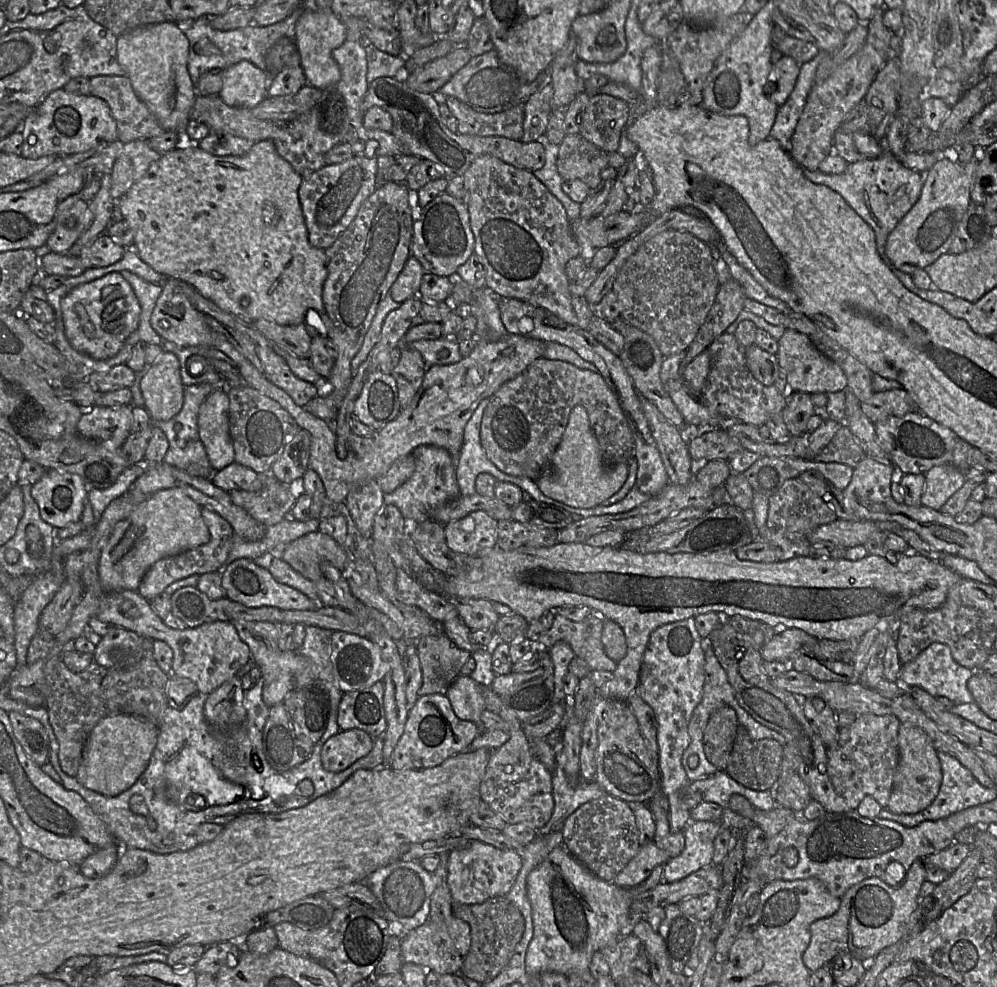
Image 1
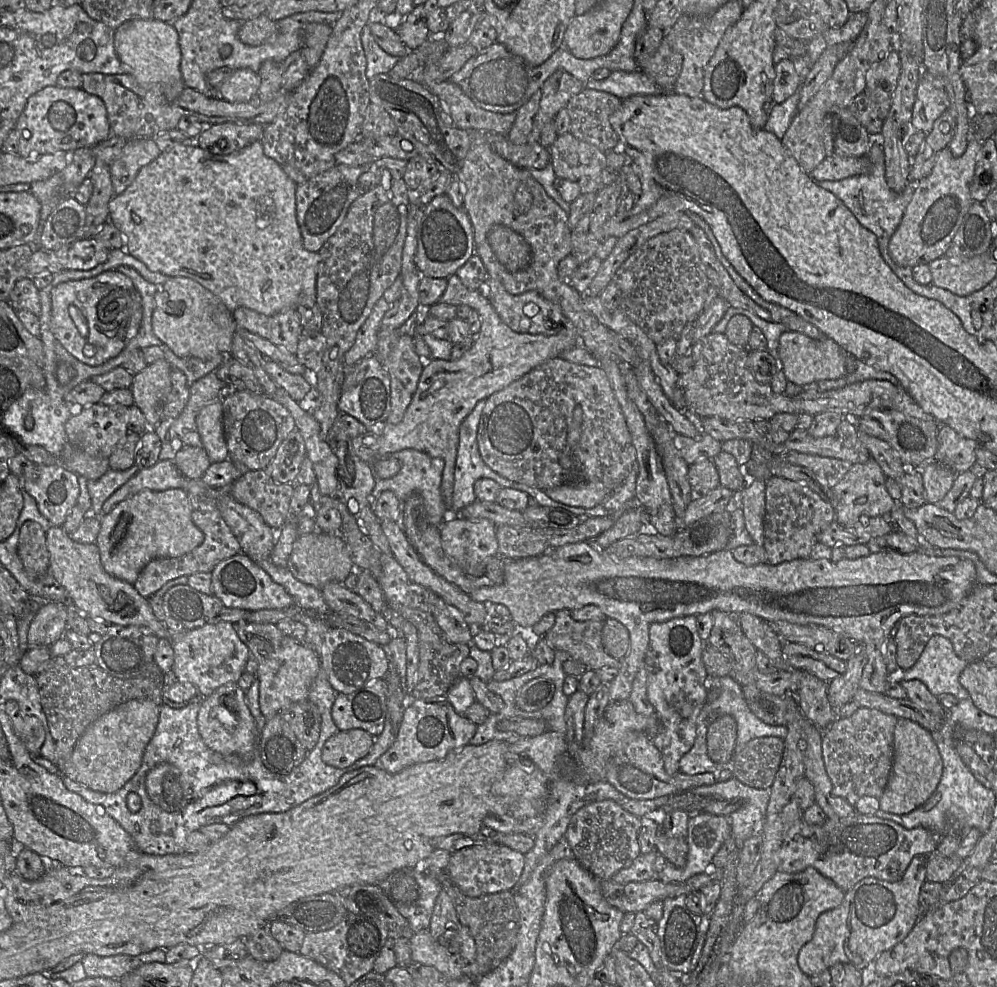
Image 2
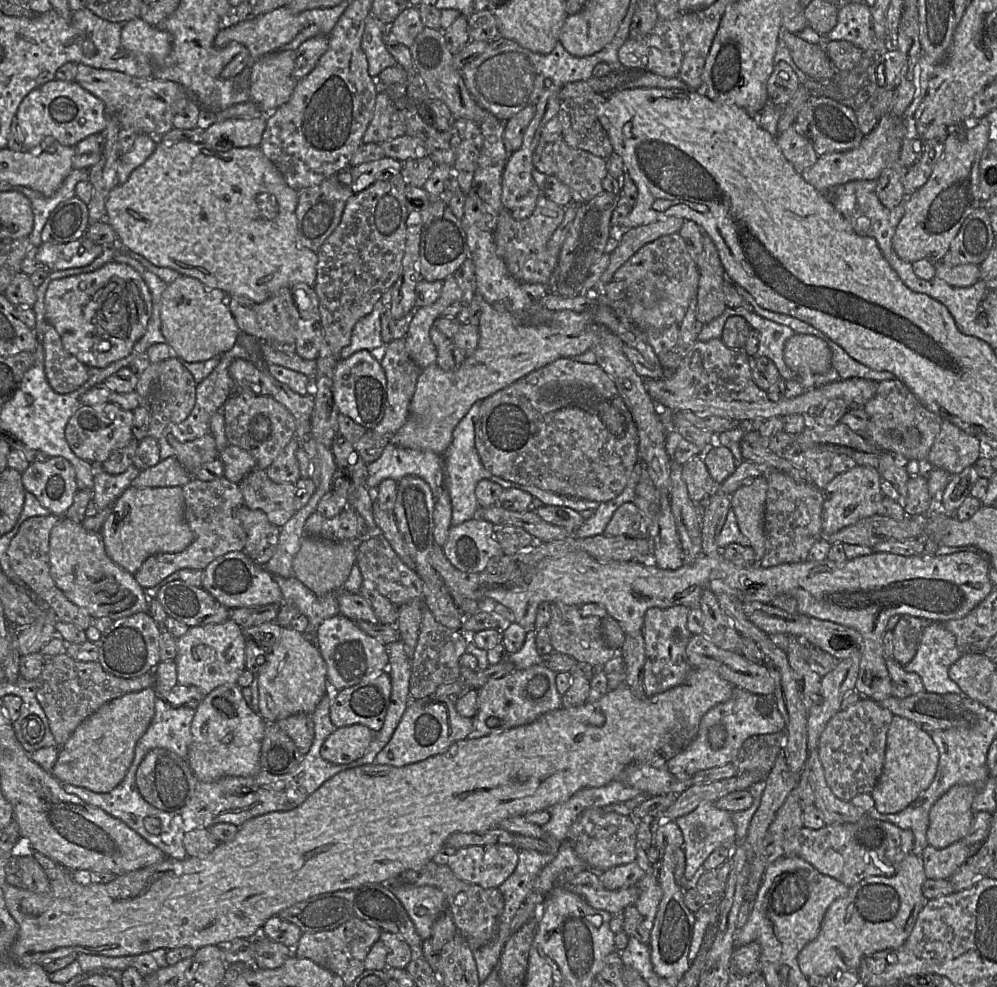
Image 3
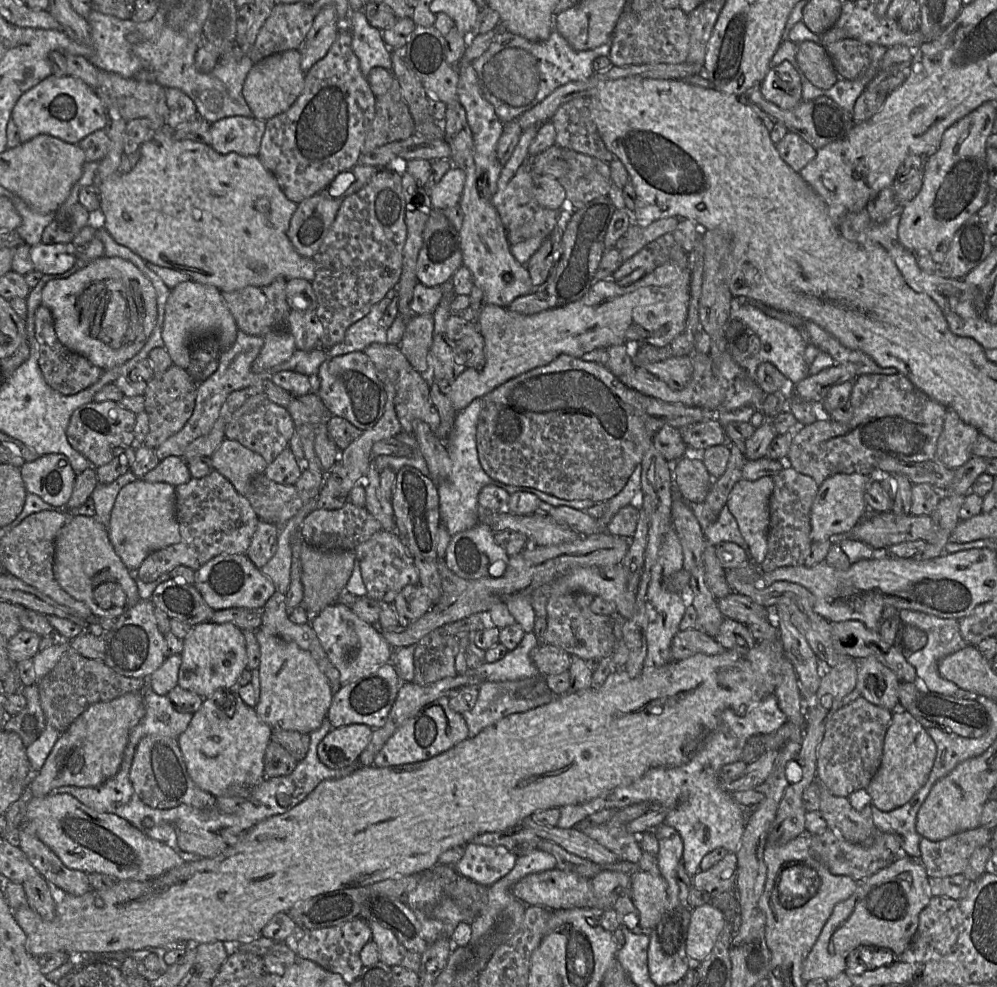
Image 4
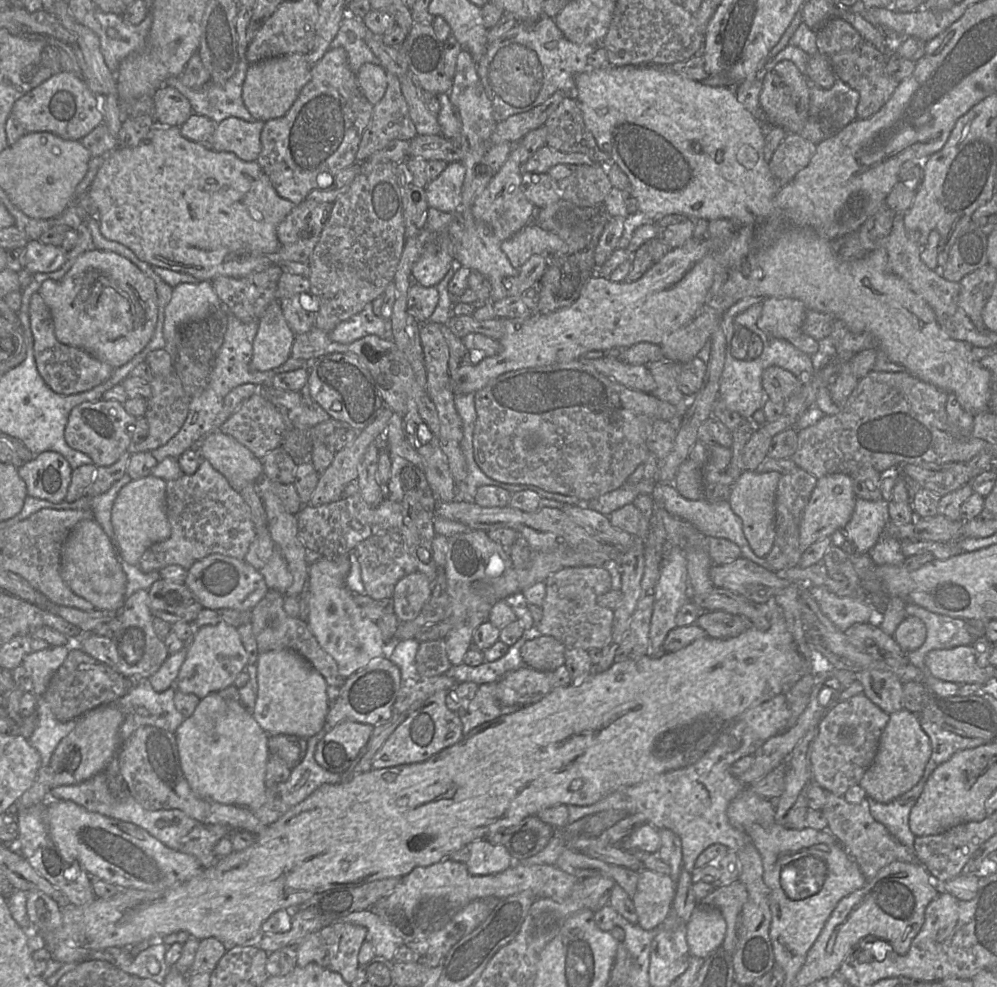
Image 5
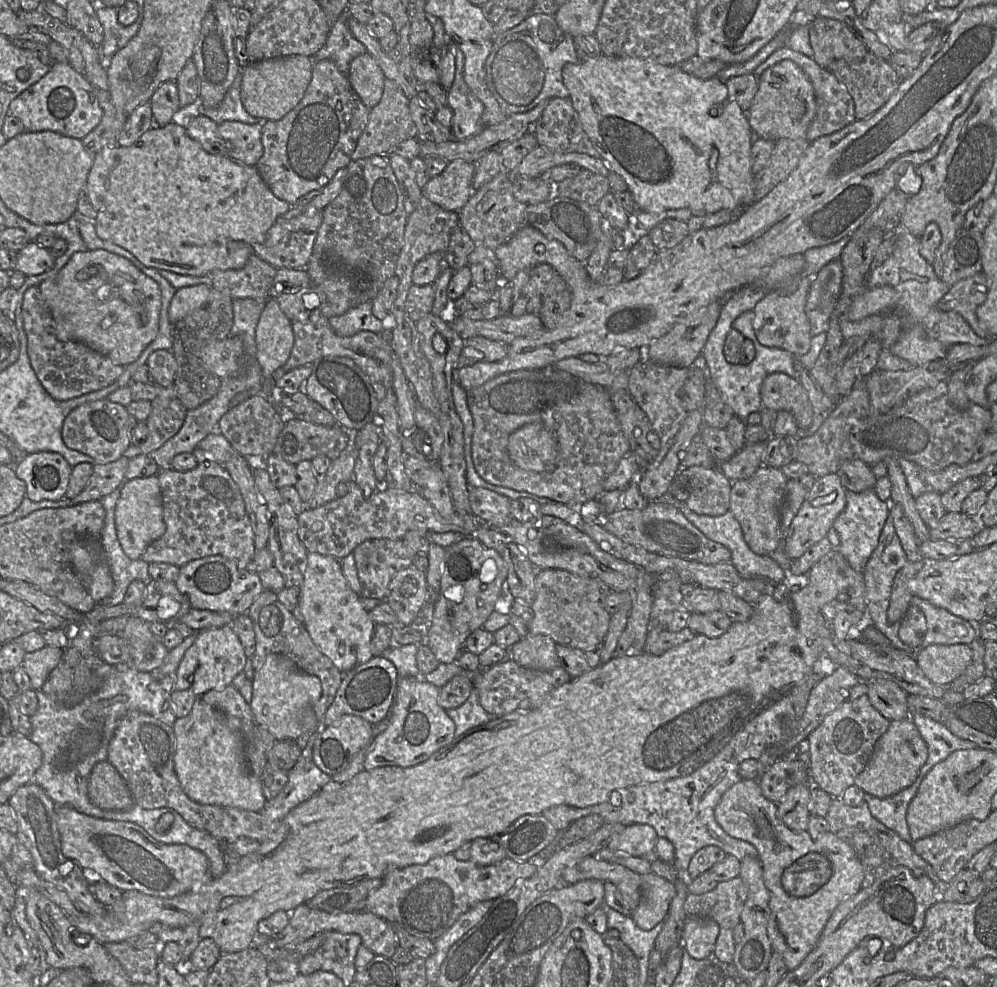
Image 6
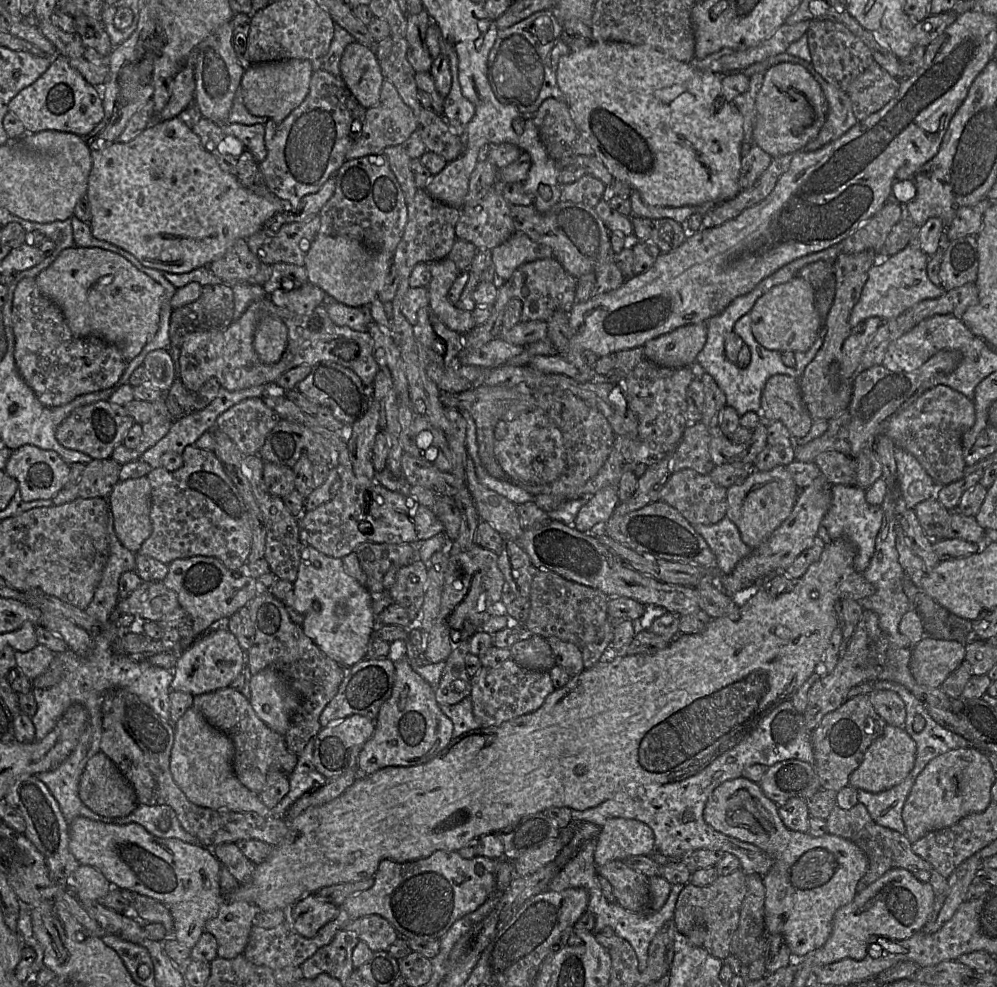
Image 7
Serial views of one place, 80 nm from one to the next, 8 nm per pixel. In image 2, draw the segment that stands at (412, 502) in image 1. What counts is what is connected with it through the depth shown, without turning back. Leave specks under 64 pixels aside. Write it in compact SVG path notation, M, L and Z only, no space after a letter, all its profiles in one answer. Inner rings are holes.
M415 449L401 450L388 457L398 459L401 463L401 469L389 479L381 479L374 472L375 486L371 494L372 503L374 504L375 499L386 490L392 491L402 504L410 494L417 492L424 499L430 525L441 526L443 521L449 517L449 510L447 510L440 490L445 465L444 460L431 457L427 453Z

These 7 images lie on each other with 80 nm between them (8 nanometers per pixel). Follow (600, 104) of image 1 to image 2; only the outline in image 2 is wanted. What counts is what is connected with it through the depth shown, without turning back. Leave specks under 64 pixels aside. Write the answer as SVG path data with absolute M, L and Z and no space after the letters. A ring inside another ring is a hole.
M584 87L565 106L570 117L569 133L577 139L597 147L604 154L614 150L619 144L619 137L612 128L609 118L620 107L621 102L620 98L612 94Z

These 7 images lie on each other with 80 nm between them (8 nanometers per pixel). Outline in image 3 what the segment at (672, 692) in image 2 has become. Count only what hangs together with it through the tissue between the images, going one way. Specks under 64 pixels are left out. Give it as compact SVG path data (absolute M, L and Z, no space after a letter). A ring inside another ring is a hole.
M677 605L667 609L653 607L646 611L642 634L644 636L646 652L643 682L647 697L665 692L682 684L688 673L693 669L693 667L689 664L686 655L686 647L692 636L687 628L689 612L690 608L683 605Z

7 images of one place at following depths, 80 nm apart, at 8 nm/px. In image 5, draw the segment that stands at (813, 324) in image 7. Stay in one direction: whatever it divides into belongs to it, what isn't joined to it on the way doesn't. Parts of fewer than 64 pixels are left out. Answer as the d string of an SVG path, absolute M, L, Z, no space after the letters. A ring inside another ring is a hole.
M766 298L757 325L771 337L784 339L803 353L812 356L818 351L818 342L806 335L802 326L807 308L793 298Z

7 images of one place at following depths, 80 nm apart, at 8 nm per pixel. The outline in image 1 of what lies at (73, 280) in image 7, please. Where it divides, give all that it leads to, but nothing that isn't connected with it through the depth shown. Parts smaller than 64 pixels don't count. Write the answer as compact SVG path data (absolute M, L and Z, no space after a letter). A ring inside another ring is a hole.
M120 272L76 286L61 300L61 310L65 336L70 345L96 360L115 356L137 329L141 315L133 288Z

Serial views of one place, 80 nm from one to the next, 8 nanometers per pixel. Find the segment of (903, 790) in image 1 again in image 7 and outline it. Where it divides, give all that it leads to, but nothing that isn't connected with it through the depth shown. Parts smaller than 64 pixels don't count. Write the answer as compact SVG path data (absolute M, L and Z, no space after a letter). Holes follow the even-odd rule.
M888 725L864 754L859 767L850 775L849 786L879 793L900 784L911 772L916 759L916 743L902 727Z

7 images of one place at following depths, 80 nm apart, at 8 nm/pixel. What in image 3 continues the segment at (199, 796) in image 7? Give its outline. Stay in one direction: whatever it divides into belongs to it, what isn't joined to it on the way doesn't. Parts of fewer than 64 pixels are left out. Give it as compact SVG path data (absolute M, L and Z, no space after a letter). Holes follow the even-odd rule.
M223 685L205 695L191 723L192 743L186 761L199 781L224 777L251 777L261 771L260 750L267 722L245 701L241 688Z

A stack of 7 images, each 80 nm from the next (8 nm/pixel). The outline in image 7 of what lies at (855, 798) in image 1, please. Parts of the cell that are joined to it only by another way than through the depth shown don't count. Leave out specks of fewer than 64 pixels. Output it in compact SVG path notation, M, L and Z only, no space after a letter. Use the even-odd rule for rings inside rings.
M868 694L846 700L838 709L826 714L811 736L814 767L821 789L838 792L848 786L850 775L859 767L865 752L882 735L886 726L887 723L874 709Z

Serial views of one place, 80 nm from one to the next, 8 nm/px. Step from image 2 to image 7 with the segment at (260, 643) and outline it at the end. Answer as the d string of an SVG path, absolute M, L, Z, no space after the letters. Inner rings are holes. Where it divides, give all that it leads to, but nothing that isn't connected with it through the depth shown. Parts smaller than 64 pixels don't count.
M267 667L251 678L250 704L257 716L273 731L285 736L291 723L291 717L299 705L299 695L294 692L282 675L274 668Z

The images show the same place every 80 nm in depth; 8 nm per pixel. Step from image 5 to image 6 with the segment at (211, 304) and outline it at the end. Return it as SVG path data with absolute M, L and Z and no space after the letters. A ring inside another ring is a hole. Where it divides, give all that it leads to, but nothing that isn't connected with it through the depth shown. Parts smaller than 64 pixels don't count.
M196 284L177 289L168 309L171 324L175 324L194 310L202 307L208 301L211 289L212 287L206 284Z

